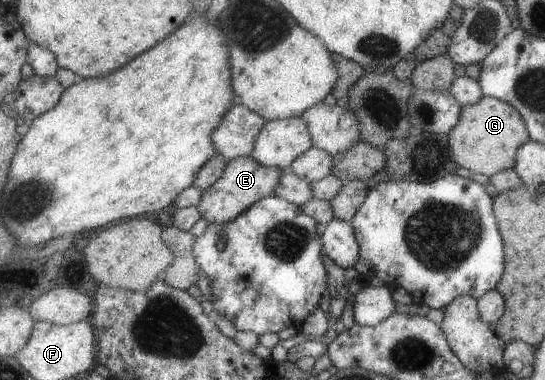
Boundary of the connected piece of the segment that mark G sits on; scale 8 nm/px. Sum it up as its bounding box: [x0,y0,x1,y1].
[447,96,529,177]

